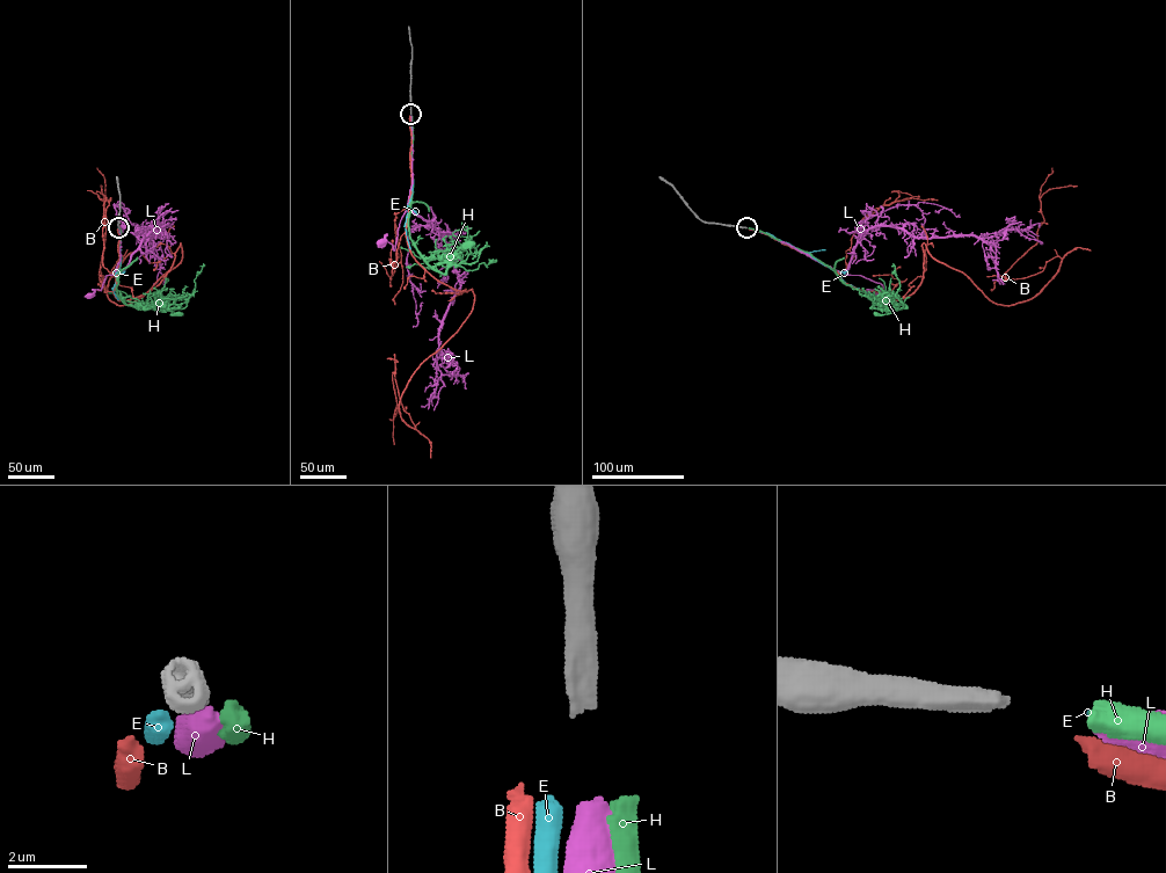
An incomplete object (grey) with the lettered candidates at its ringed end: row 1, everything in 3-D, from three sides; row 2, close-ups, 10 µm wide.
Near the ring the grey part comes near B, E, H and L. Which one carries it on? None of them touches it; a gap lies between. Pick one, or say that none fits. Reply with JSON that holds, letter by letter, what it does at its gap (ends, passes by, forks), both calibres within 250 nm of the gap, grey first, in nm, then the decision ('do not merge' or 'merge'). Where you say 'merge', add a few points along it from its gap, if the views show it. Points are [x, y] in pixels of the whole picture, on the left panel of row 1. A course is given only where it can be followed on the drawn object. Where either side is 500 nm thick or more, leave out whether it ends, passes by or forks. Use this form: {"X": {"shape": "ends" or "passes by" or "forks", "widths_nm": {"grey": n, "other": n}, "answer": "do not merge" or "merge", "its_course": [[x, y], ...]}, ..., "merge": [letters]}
{"B": {"shape": "ends", "widths_nm": {"grey": 440, "other": 400}, "answer": "do not merge"}, "E": {"shape": "ends", "widths_nm": {"grey": 440, "other": 460}, "answer": "do not merge"}, "H": {"widths_nm": {"grey": 440, "other": 600}, "answer": "do not merge"}, "L": {"widths_nm": {"grey": 440, "other": 600}, "answer": "merge", "its_course": [[118, 227], [119, 261], [115, 271], [123, 270], [107, 275], [101, 290], [92, 289], [89, 296]]}, "merge": ["L"]}

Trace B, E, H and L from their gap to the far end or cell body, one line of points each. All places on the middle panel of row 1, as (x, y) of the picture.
B: (409, 115), (407, 242), (474, 302), (401, 395), (401, 419), (415, 429), (393, 372), (394, 444)
E: (410, 116), (413, 181), (405, 224), (410, 249)
H: (412, 116), (410, 239), (424, 257), (452, 264), (466, 259), (471, 244)
L: (410, 116), (412, 184), (407, 208), (415, 213), (405, 213), (394, 251), (386, 234), (381, 242)

